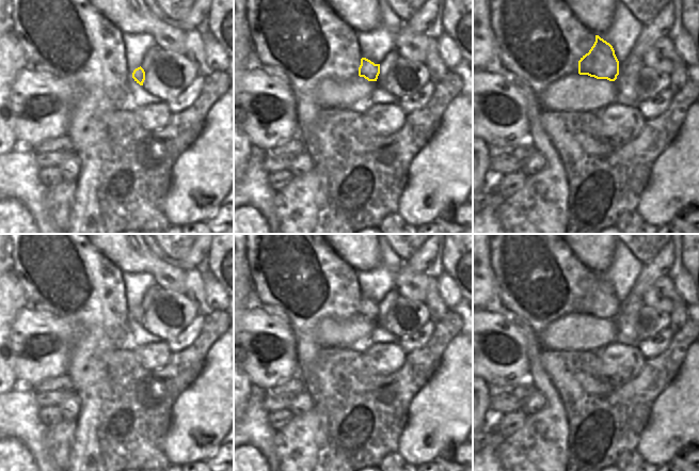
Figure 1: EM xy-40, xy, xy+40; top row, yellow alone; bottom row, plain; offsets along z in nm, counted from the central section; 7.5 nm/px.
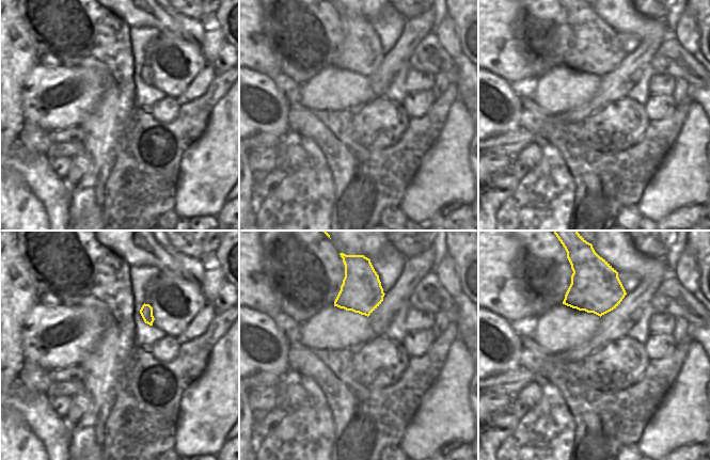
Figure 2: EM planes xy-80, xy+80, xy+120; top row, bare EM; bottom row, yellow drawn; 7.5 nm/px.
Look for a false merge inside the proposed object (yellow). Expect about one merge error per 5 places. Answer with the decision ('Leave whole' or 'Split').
Leave whole

